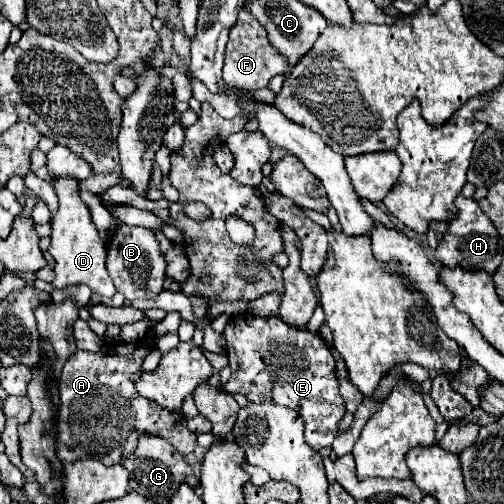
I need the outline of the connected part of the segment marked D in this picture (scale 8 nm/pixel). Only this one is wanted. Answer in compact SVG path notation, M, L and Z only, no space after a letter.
M63 176L57 178L55 182L55 194L59 198L59 210L51 222L51 246L49 254L55 258L55 278L53 278L53 288L65 288L73 284L87 284L95 294L111 298L115 294L115 286L111 284L111 278L107 274L105 266L105 244L91 222L91 214L87 204L79 198L79 186L75 178Z

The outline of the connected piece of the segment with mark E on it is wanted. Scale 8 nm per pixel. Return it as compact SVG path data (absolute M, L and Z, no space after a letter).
M247 312L243 316L233 316L223 336L227 340L231 366L231 378L225 384L225 392L243 394L249 402L275 402L297 410L305 422L307 444L313 450L331 446L345 408L339 388L335 388L335 360L323 338L313 332L307 336L307 332L299 330L291 334L291 326L283 320L275 316L255 318Z

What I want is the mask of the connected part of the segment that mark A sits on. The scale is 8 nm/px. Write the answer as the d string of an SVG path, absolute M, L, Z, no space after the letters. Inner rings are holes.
M153 340L141 344L111 344L99 352L77 350L67 360L61 374L59 394L59 436L57 458L61 464L83 458L93 458L105 466L121 464L135 452L139 432L155 434L167 440L179 454L189 454L197 446L197 436L189 432L185 416L169 414L159 404L141 398L135 390L135 380L141 374L141 362L151 350ZM143 416L143 424L139 422Z

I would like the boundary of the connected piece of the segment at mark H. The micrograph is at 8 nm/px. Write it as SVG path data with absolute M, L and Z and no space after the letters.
M459 194L455 198L455 206L459 210L457 218L449 222L449 232L443 236L435 250L435 262L447 268L463 268L463 270L485 270L487 274L495 274L503 258L503 242L495 232L489 216L479 208L479 204L471 198Z

